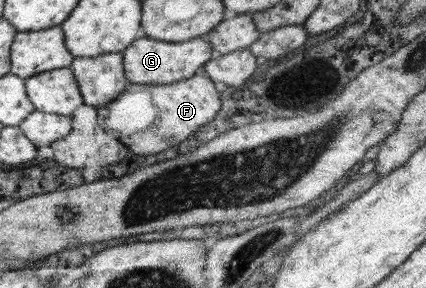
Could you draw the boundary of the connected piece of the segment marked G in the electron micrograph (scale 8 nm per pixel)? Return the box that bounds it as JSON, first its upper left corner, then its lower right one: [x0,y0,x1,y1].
[125,34,218,85]

